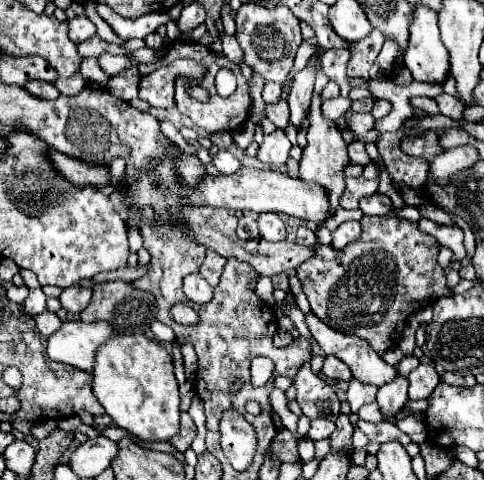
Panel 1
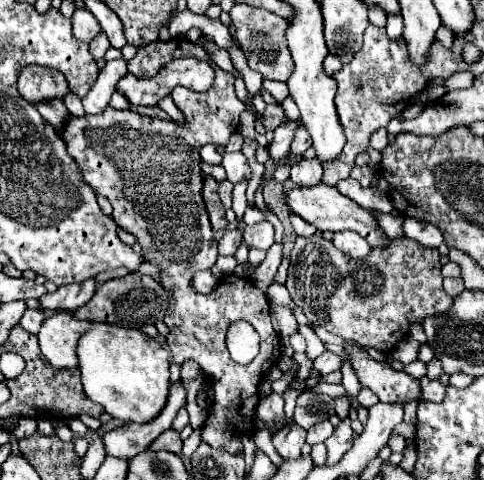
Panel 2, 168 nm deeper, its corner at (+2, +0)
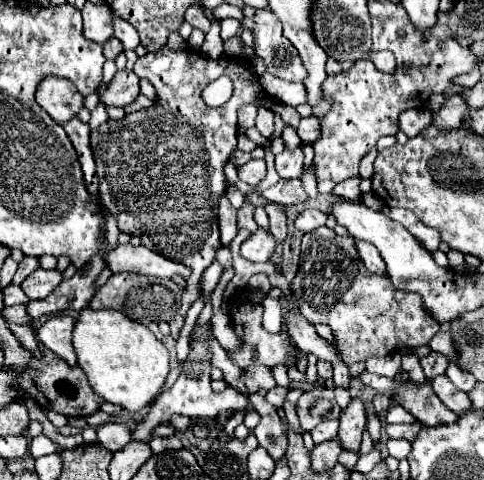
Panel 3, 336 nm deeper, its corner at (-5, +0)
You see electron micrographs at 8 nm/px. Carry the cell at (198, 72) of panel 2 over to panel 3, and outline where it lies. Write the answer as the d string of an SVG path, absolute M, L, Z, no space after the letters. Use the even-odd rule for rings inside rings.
M117 71L109 87L99 95L99 101L105 105L125 107L133 103L139 95L139 77L133 71Z

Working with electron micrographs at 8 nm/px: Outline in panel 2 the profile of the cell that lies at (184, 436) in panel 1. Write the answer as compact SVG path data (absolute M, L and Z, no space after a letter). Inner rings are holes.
M172 429L164 431L160 437L156 437L156 441L152 441L150 445L152 451L172 451L176 455L182 453L182 441L180 441L180 435Z

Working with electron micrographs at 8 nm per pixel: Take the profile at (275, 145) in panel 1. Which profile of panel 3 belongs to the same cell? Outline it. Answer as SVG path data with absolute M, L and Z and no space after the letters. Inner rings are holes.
M315 117L301 119L301 123L297 125L297 135L303 143L313 143L315 139L319 139L319 121L315 121Z

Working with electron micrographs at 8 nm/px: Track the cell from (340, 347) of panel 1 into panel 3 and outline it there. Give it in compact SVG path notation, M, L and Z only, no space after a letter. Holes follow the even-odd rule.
M395 381L391 397L407 409L417 421L427 427L435 427L441 423L455 421L455 413L451 413L441 399L435 395L431 383L413 383L413 381Z

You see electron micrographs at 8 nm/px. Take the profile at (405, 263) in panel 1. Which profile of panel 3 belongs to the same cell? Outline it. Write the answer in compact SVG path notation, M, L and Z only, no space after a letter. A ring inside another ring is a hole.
M319 227L303 235L301 263L291 291L301 313L313 323L331 327L337 347L349 373L357 377L365 371L367 357L385 357L399 347L421 347L441 329L433 315L423 307L419 293L395 289L389 275L367 271L357 255L353 237L339 237L333 229Z

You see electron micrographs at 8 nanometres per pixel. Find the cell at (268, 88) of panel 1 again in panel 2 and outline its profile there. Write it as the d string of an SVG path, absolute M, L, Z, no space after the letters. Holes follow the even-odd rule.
M264 79L262 81L262 89L266 89L274 99L284 101L288 97L288 85L280 83L280 81L272 81L272 79Z

